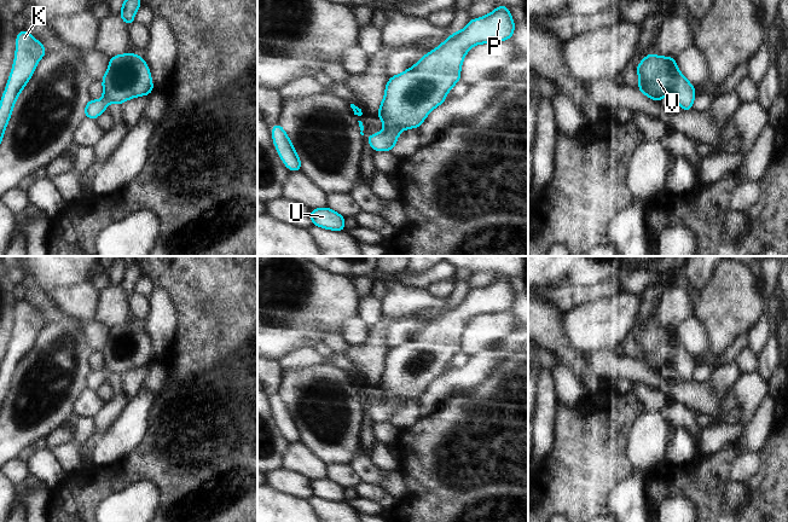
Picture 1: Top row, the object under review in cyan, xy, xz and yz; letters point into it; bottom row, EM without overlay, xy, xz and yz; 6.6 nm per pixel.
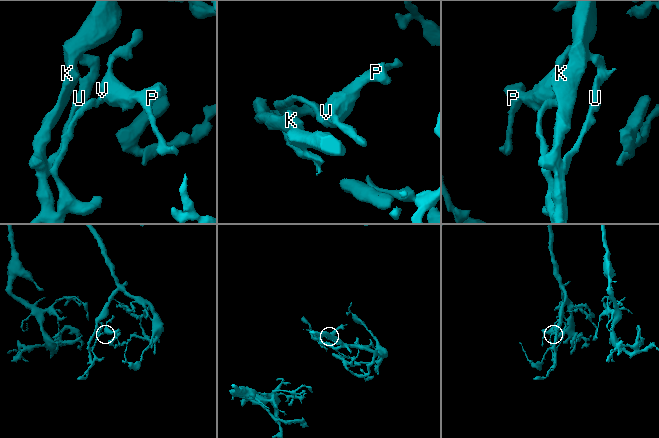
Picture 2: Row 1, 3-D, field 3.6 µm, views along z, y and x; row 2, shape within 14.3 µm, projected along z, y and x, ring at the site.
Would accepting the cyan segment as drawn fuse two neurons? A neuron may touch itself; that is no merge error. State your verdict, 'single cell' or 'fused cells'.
single cell

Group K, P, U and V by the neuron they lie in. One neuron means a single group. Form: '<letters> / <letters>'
K P U V

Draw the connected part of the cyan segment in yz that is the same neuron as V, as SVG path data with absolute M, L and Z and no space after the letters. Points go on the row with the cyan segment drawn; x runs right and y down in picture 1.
M647 54L637 64L637 75L641 85L635 89L642 91L648 98L660 103L664 95L671 95L683 112L693 109L695 86L678 70L674 58Z

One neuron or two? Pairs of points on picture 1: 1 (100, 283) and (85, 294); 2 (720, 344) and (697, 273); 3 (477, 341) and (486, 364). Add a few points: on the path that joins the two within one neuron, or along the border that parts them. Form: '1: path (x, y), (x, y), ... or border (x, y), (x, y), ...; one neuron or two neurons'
1: border (91, 283), (98, 293); two neurons
2: border (717, 268), (710, 284), (701, 293), (683, 277); two neurons
3: border (505, 336), (492, 346), (474, 352), (470, 355); two neurons

